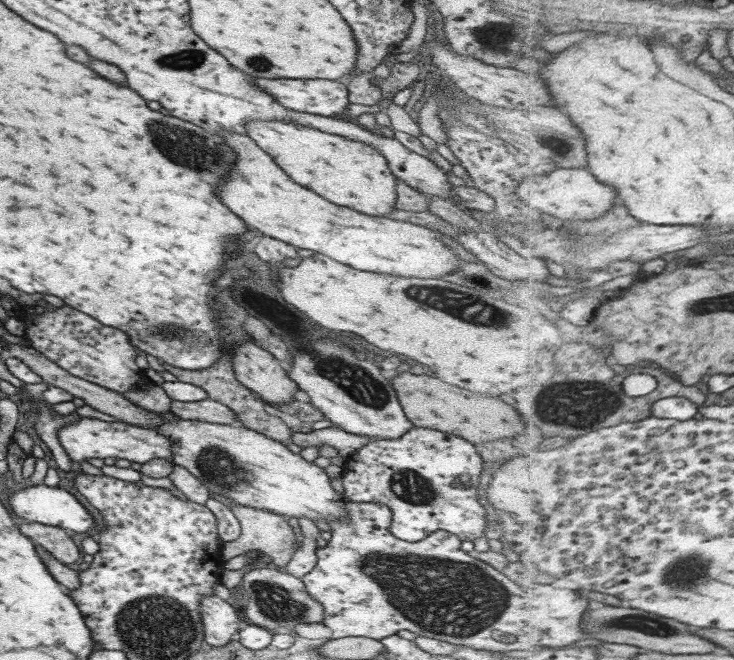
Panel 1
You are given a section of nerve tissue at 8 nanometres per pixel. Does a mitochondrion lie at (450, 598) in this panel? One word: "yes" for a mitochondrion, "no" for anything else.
yes

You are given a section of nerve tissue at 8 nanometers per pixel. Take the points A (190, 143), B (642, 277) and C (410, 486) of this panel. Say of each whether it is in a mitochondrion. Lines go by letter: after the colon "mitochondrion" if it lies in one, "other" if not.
A: mitochondrion
B: other
C: mitochondrion

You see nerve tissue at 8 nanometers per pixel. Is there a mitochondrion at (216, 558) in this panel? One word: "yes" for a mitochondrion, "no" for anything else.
no

